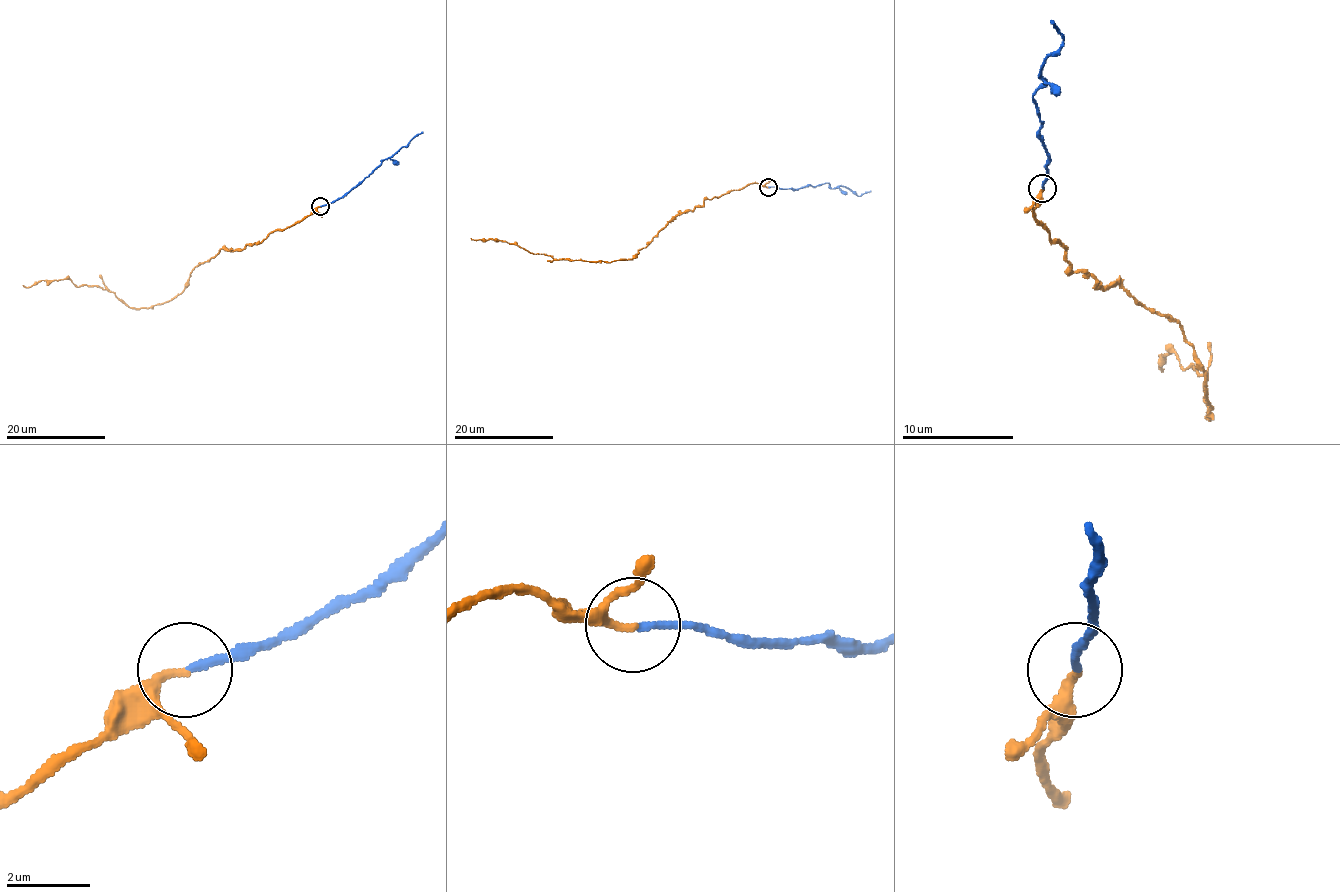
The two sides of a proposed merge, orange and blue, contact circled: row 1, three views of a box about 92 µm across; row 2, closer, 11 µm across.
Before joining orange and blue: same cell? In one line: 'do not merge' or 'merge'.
do not merge

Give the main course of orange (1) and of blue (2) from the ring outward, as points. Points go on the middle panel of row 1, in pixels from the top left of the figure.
1: (768, 186), (750, 183), (679, 212), (632, 258), (608, 262), (560, 260), (531, 253), (517, 245), (470, 239)
2: (768, 186), (793, 189), (827, 183), (832, 189), (847, 186), (859, 196), (870, 190)

